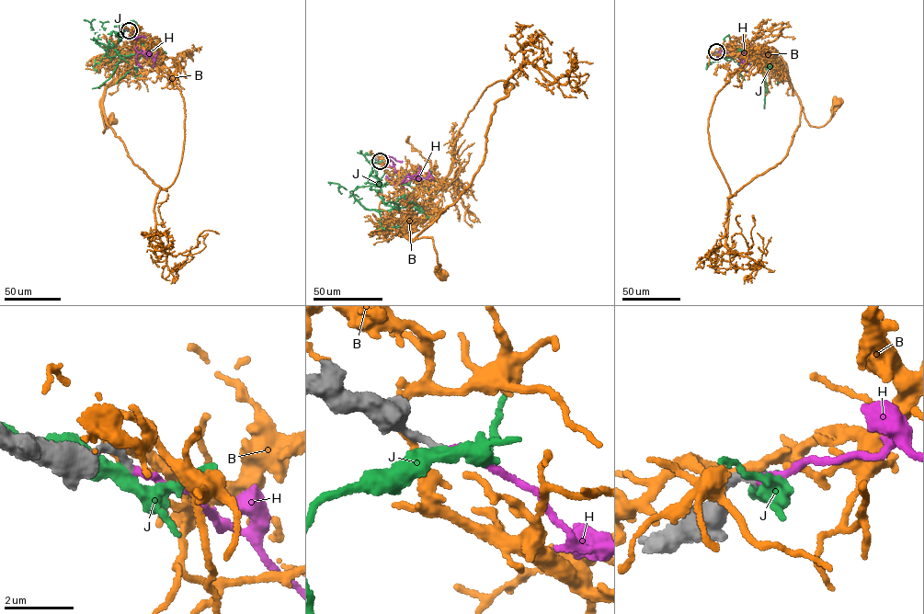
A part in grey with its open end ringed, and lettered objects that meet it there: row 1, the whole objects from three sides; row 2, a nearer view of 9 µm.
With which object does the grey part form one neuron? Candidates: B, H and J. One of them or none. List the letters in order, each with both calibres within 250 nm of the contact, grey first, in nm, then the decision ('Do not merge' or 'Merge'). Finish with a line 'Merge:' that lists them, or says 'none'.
B: Thickness 340 nm (grey) against 240 nm. Do not merge
H: Thickness 200 nm (grey) against 180 nm. Merge
J: Thickness 240 nm (grey) against 400 nm. Do not merge
Merge: H

